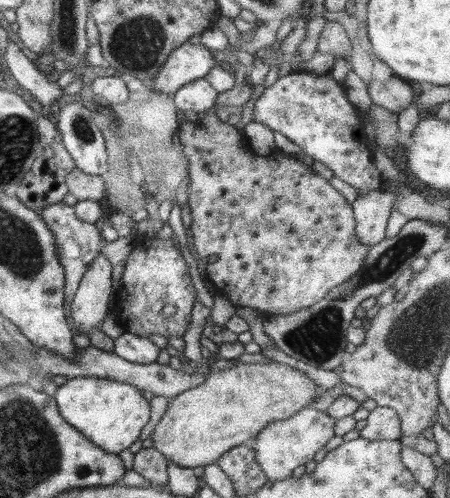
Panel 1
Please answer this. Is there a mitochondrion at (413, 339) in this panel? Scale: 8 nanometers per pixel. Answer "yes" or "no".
yes

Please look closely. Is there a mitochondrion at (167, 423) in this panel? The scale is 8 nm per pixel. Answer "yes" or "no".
no

